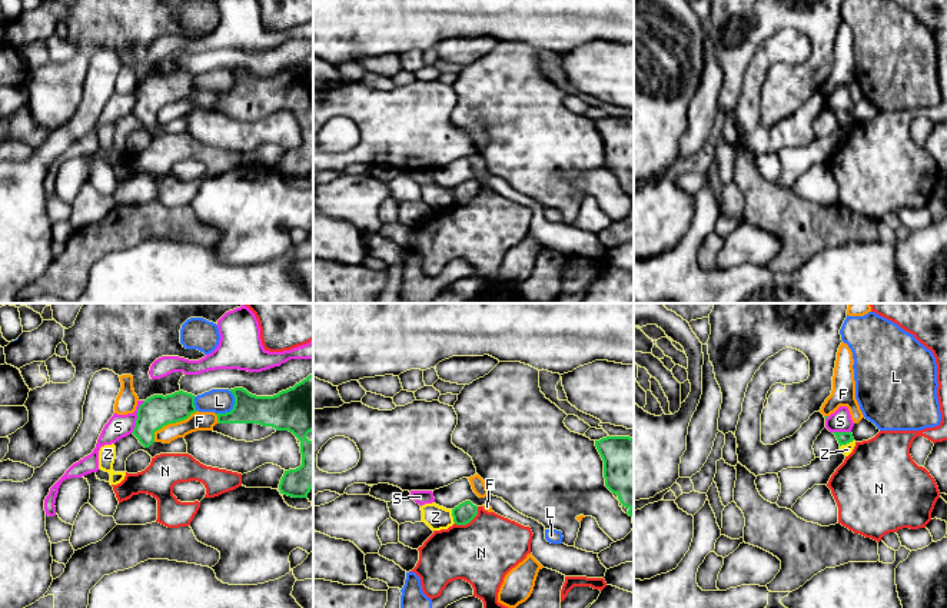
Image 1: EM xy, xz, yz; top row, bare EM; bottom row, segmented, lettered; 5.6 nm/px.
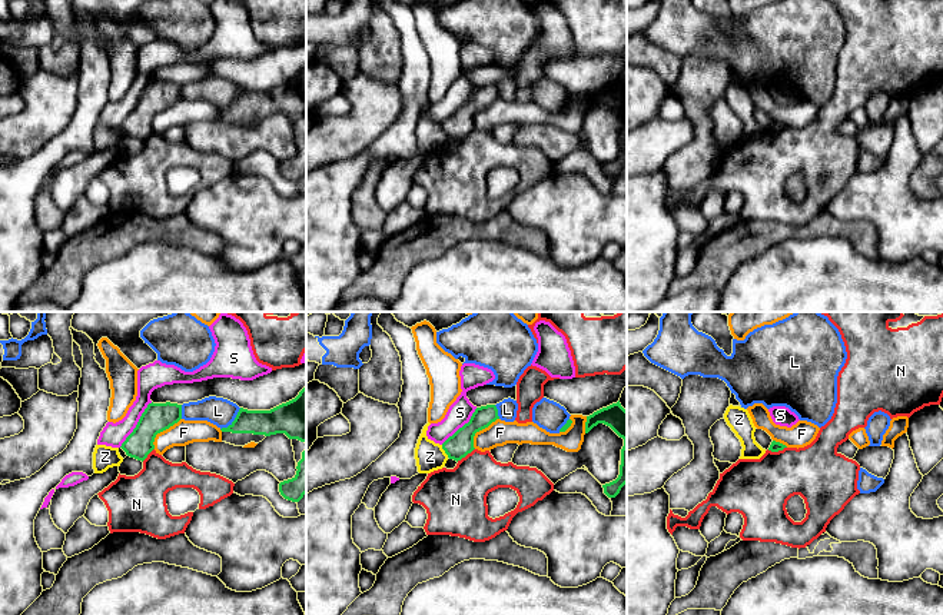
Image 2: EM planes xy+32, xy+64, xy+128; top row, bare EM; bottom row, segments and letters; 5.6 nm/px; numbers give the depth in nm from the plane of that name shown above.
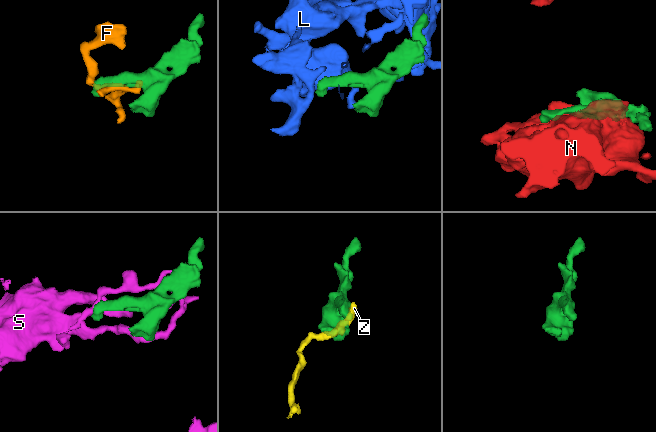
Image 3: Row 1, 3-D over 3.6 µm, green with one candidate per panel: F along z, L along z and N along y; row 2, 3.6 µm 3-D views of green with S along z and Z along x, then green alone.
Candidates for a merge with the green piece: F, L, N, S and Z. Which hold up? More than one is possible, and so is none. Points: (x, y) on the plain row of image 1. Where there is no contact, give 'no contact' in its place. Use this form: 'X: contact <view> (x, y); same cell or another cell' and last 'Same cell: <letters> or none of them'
F: contact xy (172, 102); another cell
L: contact xy (233, 87); another cell
N: contact xz (469, 200); another cell
S: contact xy (138, 96); another cell
Z: contact xz (452, 195); another cell
Same cell: none of them

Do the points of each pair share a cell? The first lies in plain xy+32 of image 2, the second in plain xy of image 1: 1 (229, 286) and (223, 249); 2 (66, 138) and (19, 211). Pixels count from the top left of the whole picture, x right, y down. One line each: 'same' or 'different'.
1: different
2: same

